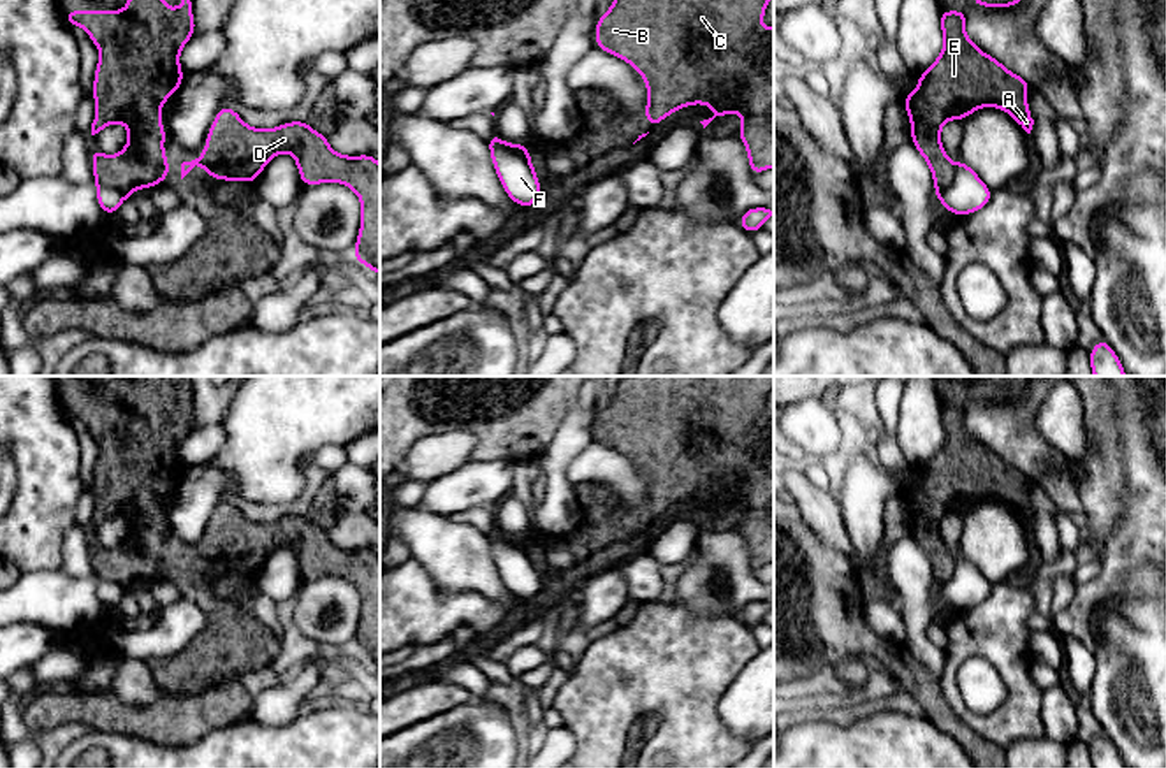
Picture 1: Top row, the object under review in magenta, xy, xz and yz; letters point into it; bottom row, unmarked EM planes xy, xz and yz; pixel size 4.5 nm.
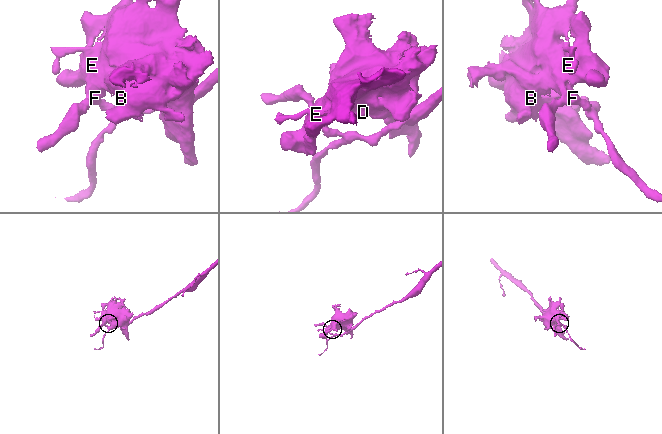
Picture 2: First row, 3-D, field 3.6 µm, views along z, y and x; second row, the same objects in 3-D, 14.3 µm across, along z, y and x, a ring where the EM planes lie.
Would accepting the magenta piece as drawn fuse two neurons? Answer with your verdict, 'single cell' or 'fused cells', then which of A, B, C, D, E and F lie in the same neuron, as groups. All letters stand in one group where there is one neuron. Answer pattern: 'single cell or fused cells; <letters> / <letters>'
fused cells; A B C D E / F

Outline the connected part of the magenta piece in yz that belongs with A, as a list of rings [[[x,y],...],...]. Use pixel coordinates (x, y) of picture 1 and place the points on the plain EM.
[[[966,402],[939,404],[941,427],[944,431],[941,448],[927,466],[916,469],[918,482],[900,494],[909,510],[911,536],[929,557],[936,587],[946,583],[955,569],[955,559],[944,547],[939,529],[948,513],[964,515],[980,501],[997,501],[1006,504],[1027,527],[1031,527],[1034,518],[1027,499],[1027,483],[1031,476],[1008,464],[994,450],[978,443],[964,424],[966,411]]]

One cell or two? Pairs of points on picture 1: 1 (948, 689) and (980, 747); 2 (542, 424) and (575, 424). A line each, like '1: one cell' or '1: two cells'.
1: two cells
2: two cells

